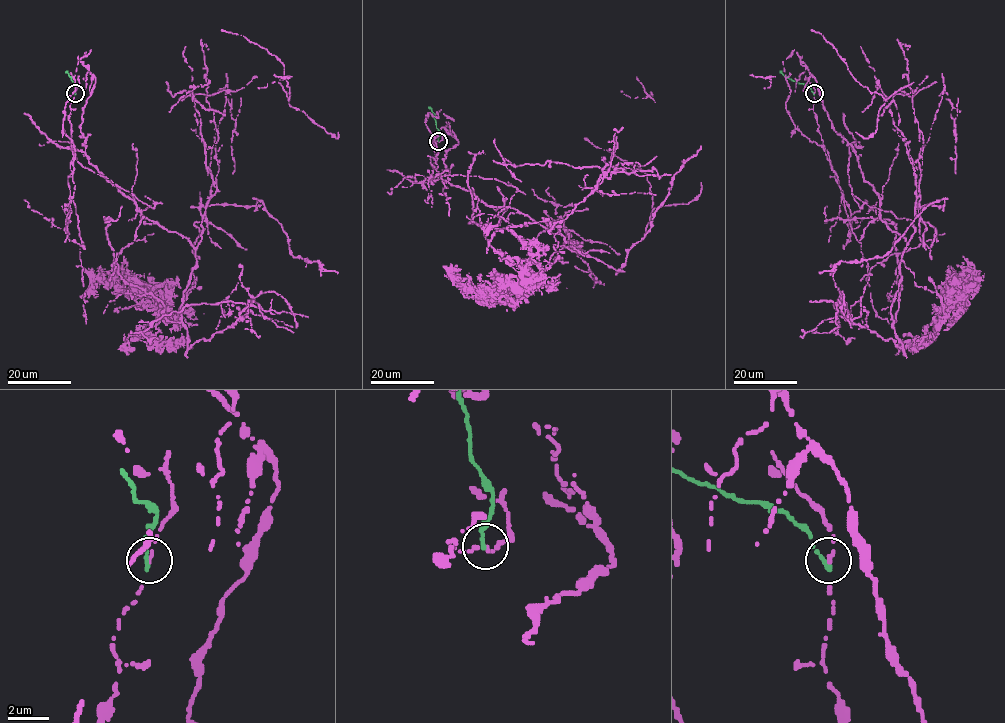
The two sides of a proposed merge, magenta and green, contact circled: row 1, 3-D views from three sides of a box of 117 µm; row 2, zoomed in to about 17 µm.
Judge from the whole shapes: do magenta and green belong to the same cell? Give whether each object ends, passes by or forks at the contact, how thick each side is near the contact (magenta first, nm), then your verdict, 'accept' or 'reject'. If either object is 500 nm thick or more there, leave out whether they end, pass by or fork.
magenta ends; green ends; calibres 170 and 240 nm; reject

